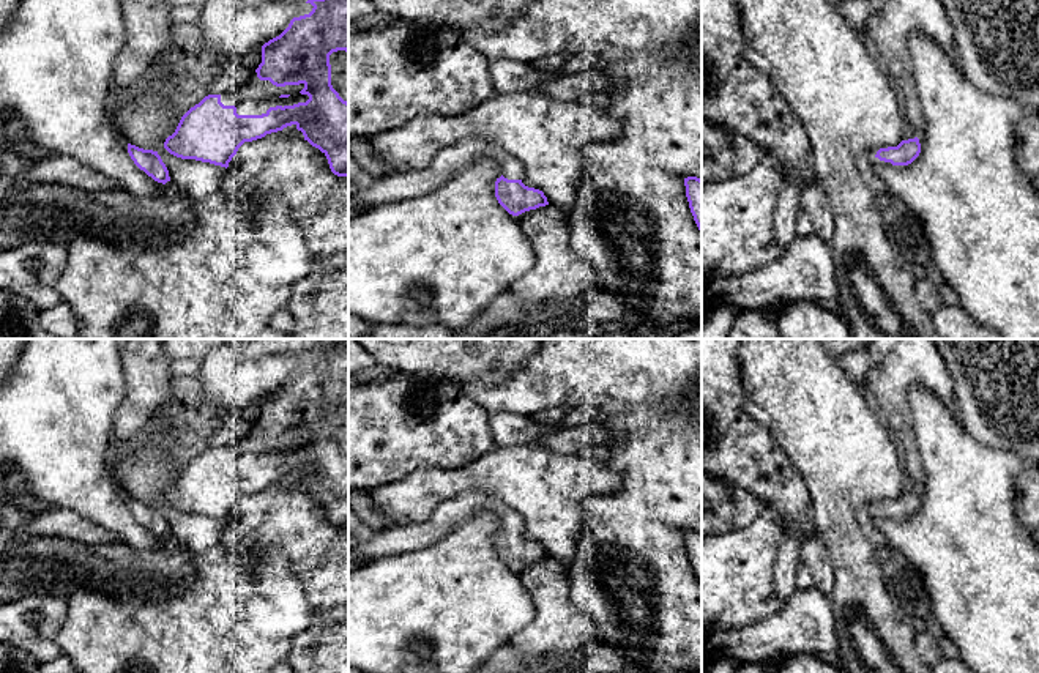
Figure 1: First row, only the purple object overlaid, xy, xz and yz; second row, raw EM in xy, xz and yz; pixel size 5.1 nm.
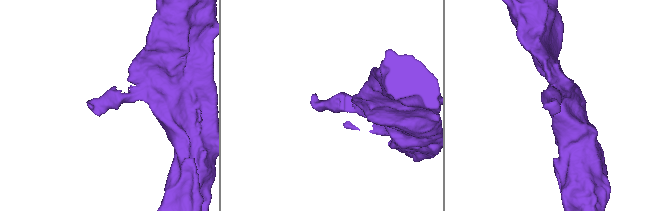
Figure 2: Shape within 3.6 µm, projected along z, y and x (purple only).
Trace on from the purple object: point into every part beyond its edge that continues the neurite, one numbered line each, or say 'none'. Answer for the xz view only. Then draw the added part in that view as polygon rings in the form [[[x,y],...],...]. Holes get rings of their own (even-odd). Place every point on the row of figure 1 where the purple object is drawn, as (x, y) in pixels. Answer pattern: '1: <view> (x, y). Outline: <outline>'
1: xz (450, 161). Outline: [[[470,137],[440,150],[426,167],[375,178],[369,188],[348,197],[348,208],[359,211],[382,203],[426,195],[479,158],[492,159],[508,180],[522,180],[523,177],[525,169],[516,158],[506,154],[497,145]]]

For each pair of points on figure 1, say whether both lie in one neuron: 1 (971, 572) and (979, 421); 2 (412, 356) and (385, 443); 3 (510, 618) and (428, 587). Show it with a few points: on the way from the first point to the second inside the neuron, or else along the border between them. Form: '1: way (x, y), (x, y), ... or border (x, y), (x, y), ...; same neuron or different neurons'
1: border (957, 418), (979, 442), (1012, 453); different neurons
2: border (401, 371), (413, 371), (443, 380); different neurons
3: way (489, 606), (448, 602); same neuron

